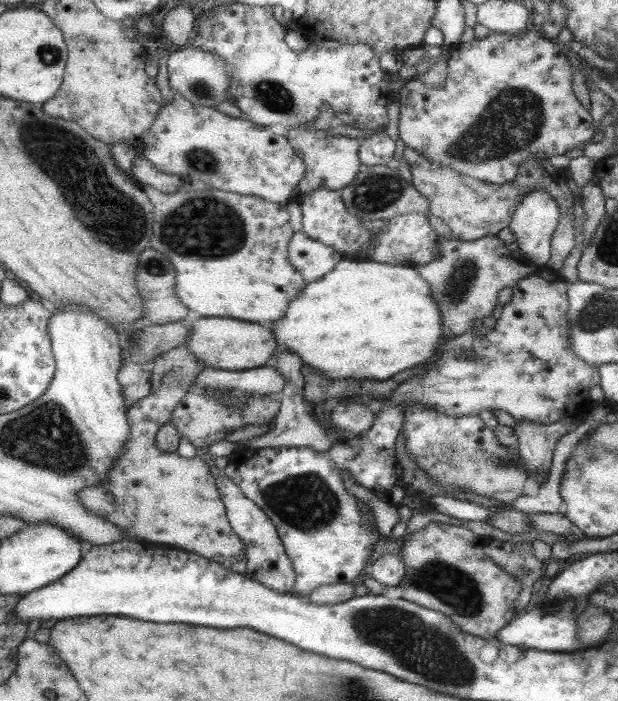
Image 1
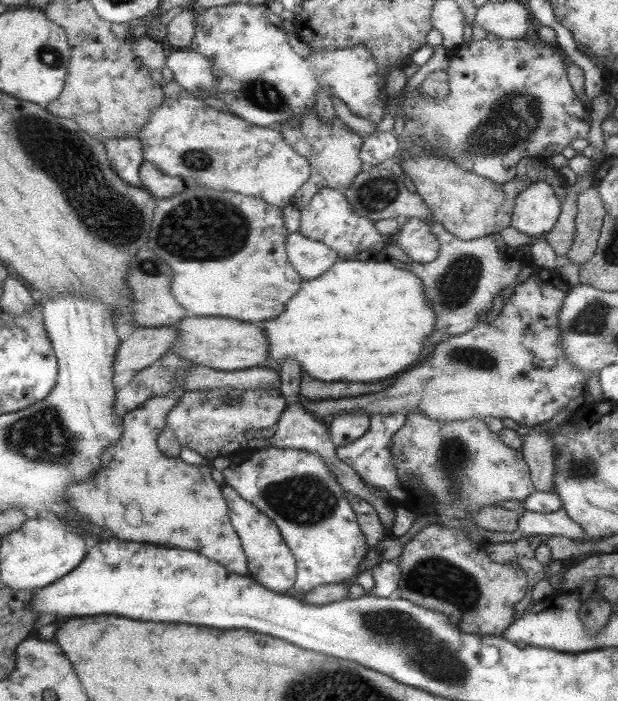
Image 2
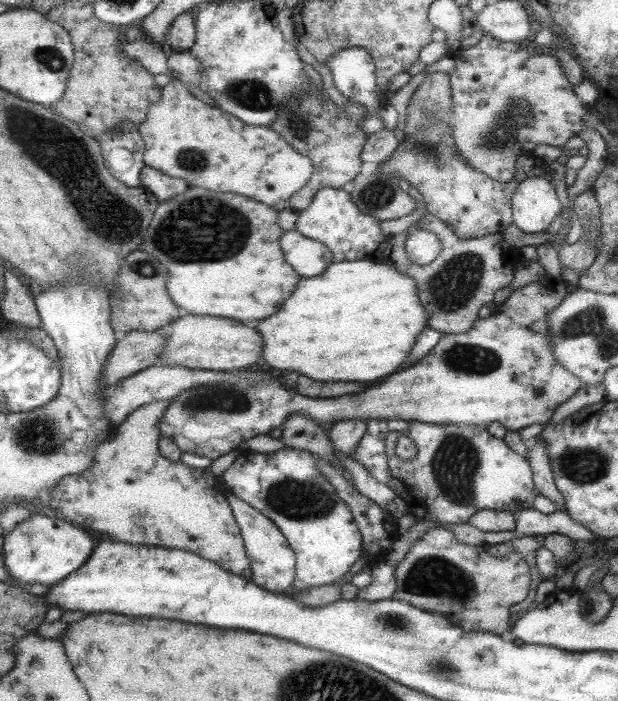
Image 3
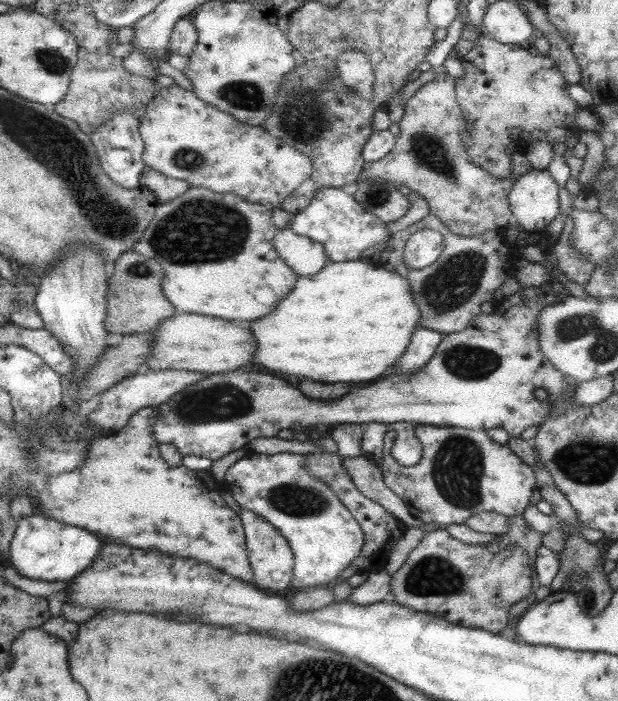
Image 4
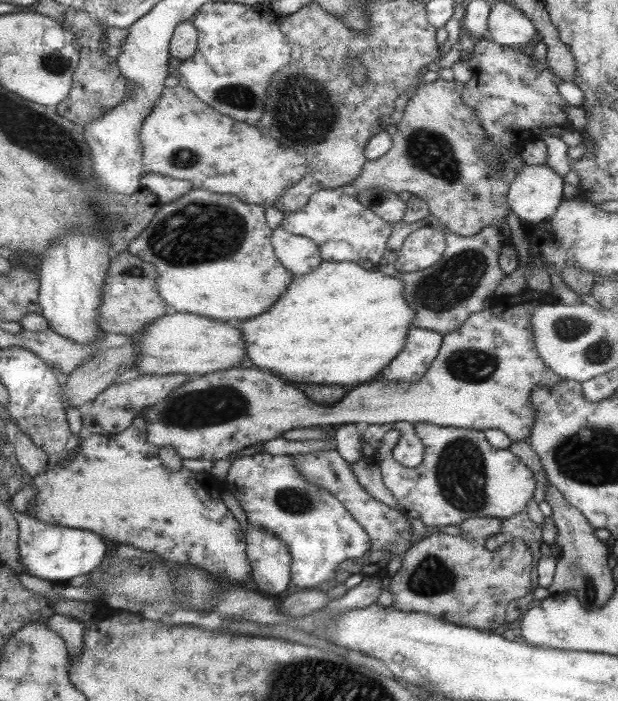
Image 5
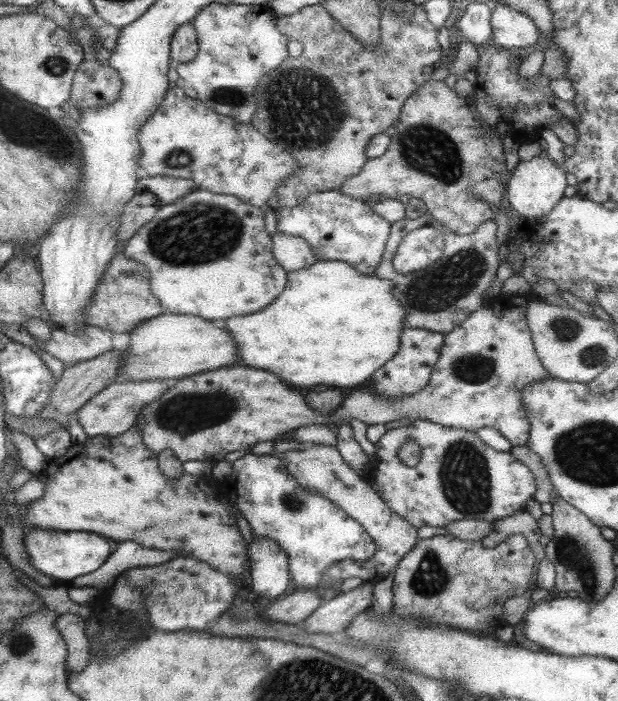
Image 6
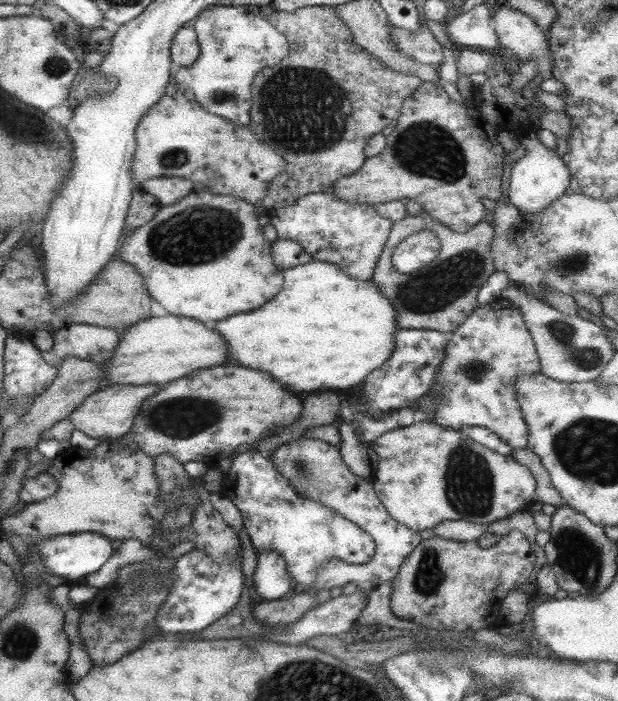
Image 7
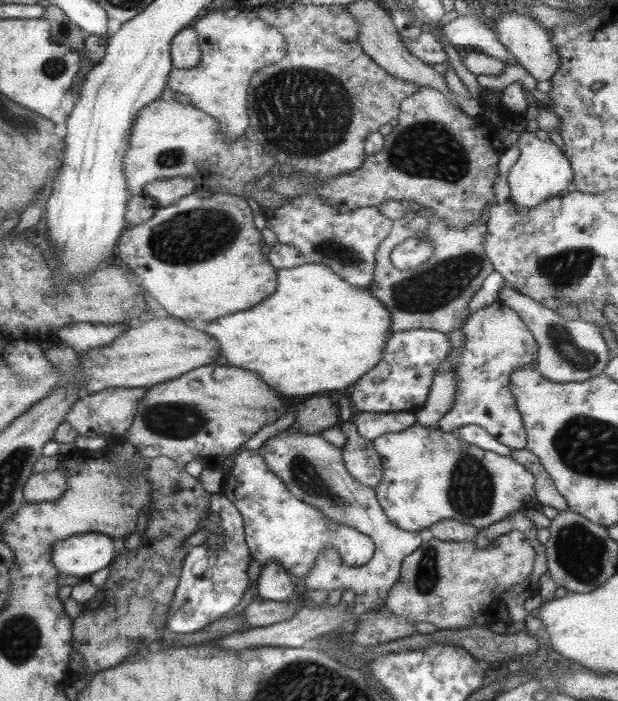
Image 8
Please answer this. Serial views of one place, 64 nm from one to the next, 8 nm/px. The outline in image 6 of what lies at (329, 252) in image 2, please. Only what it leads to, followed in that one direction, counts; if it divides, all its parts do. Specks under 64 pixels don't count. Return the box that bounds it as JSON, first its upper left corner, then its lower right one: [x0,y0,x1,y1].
[273,231,318,272]

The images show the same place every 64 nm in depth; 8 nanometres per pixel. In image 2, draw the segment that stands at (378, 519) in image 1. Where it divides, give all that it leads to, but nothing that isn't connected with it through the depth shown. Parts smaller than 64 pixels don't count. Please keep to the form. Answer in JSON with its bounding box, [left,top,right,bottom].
[264,360,395,535]

